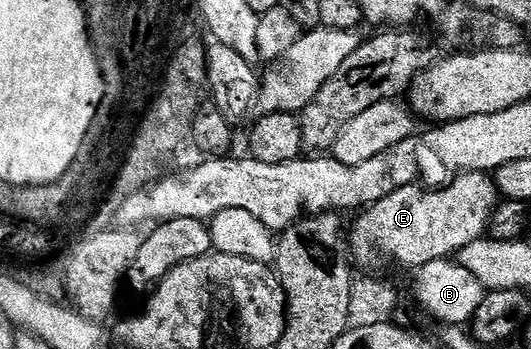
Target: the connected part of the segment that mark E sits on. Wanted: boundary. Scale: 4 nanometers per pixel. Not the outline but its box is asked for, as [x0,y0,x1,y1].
[348,173,499,267]

